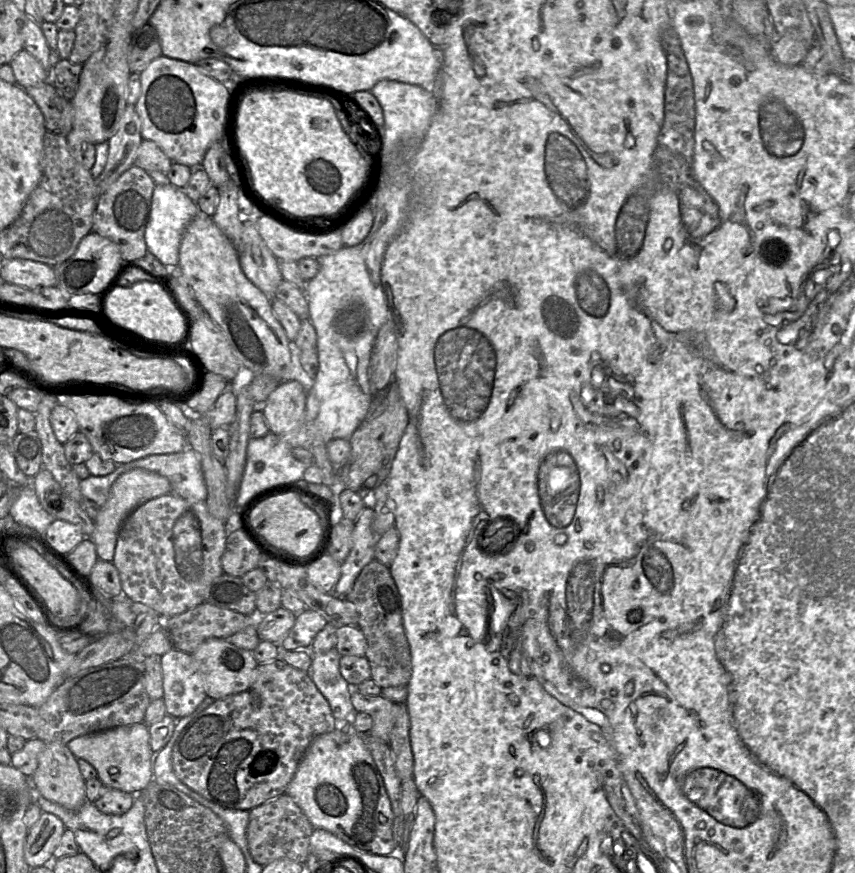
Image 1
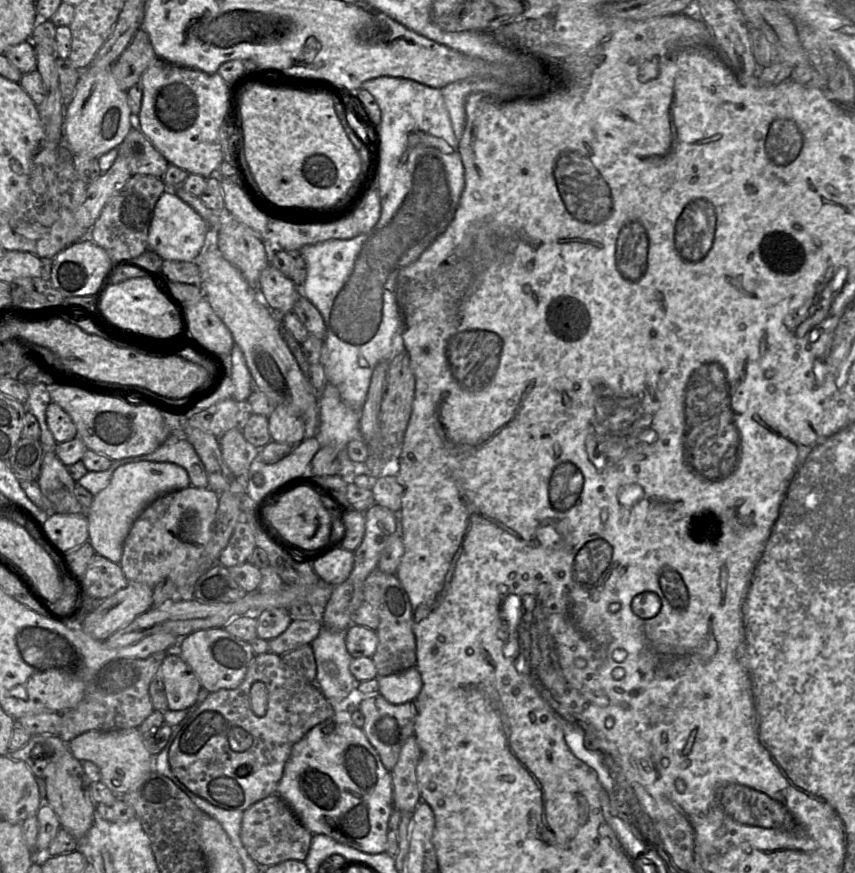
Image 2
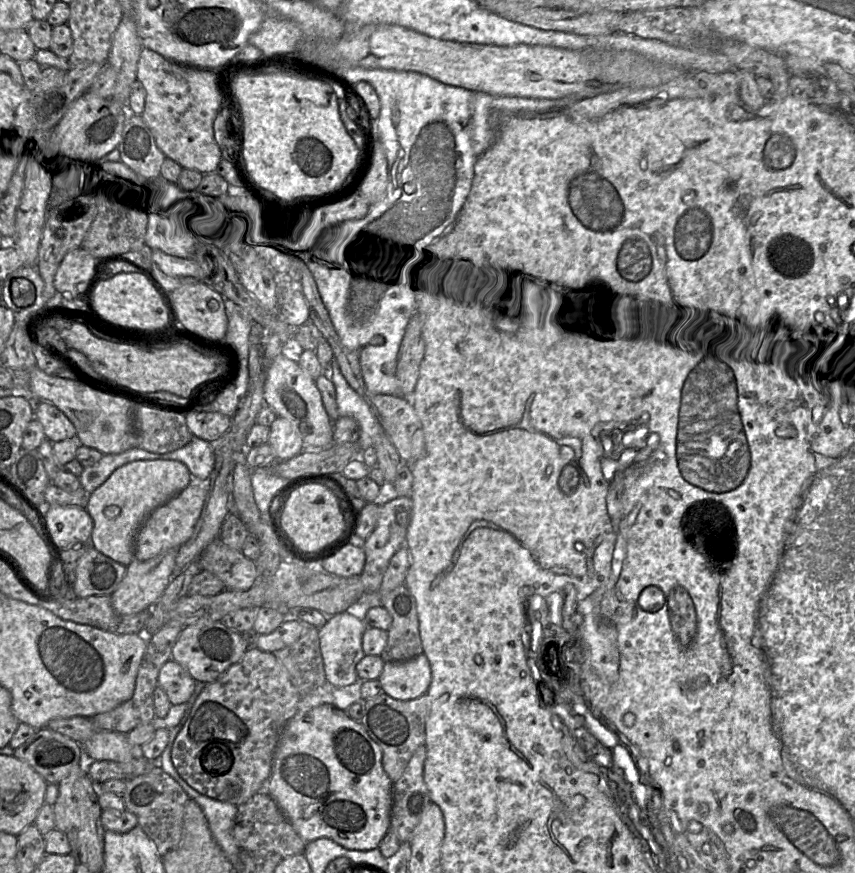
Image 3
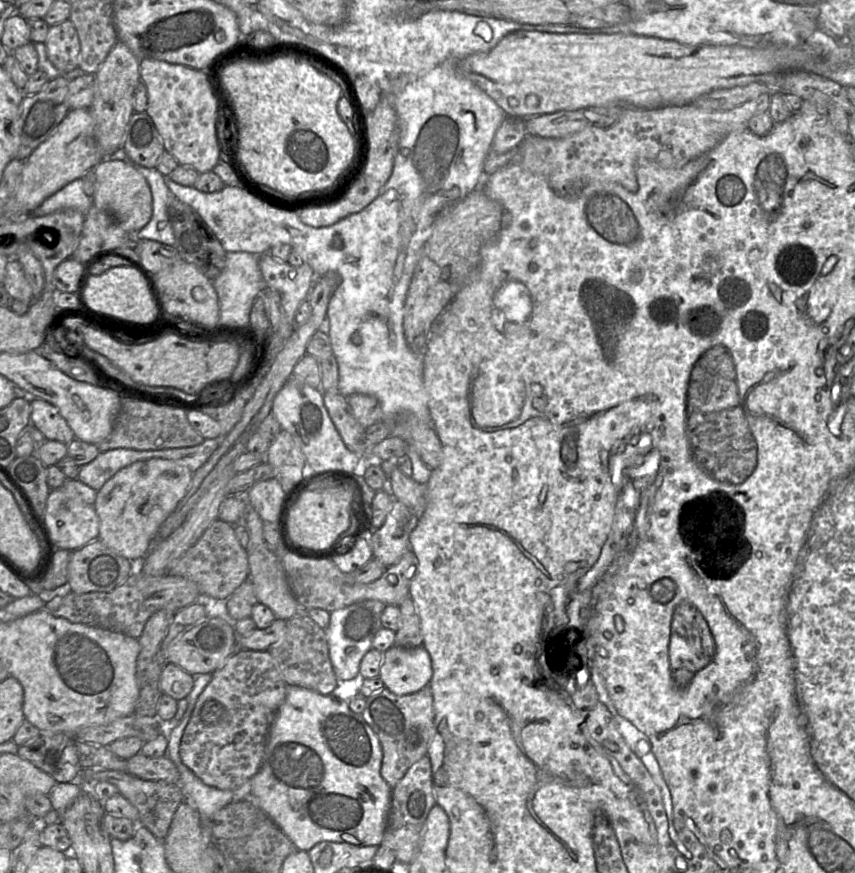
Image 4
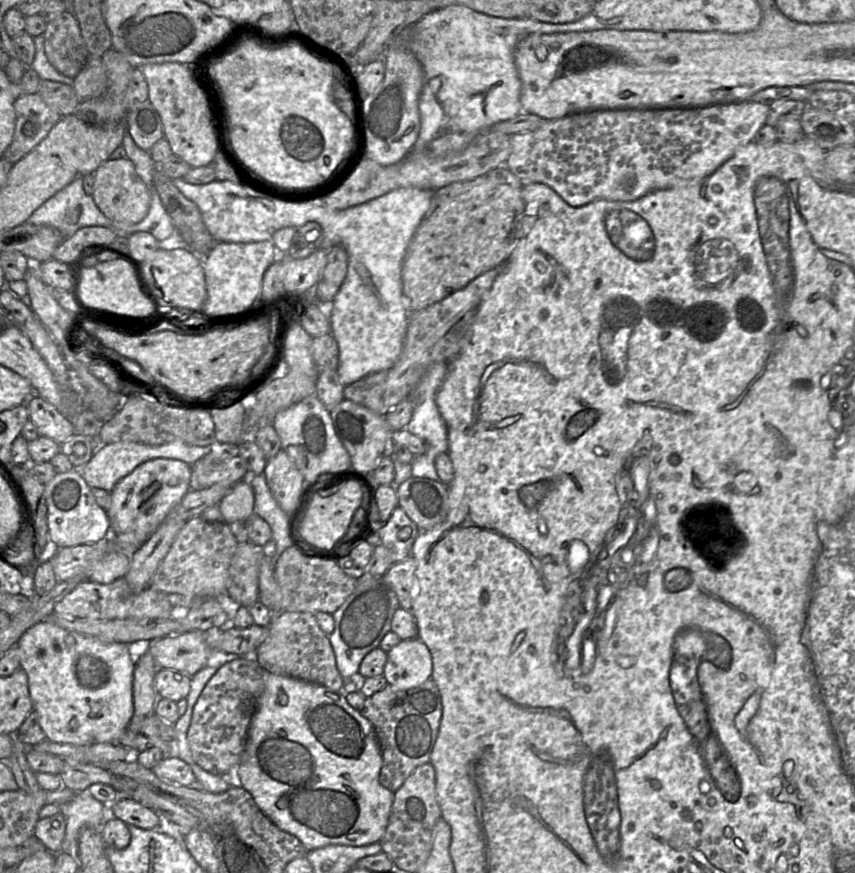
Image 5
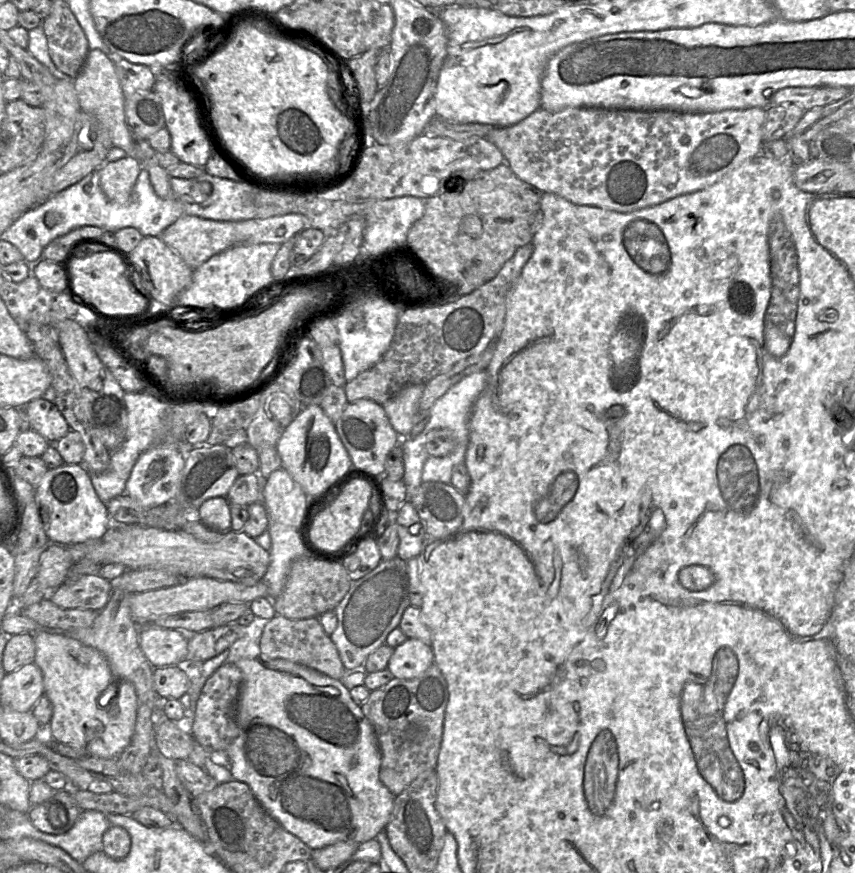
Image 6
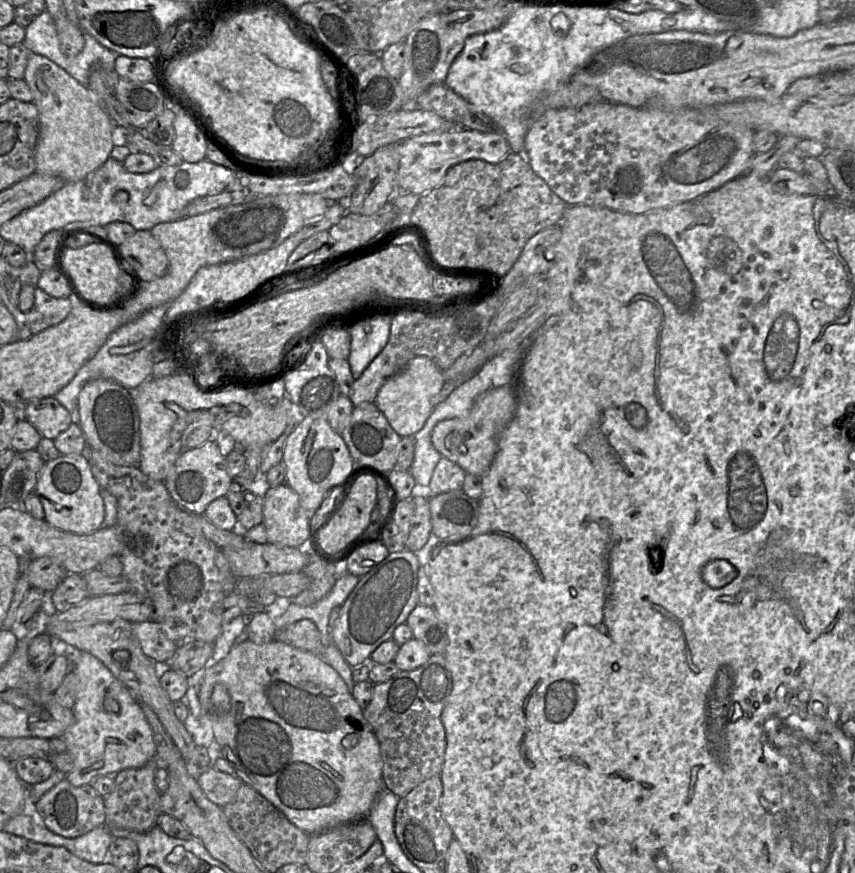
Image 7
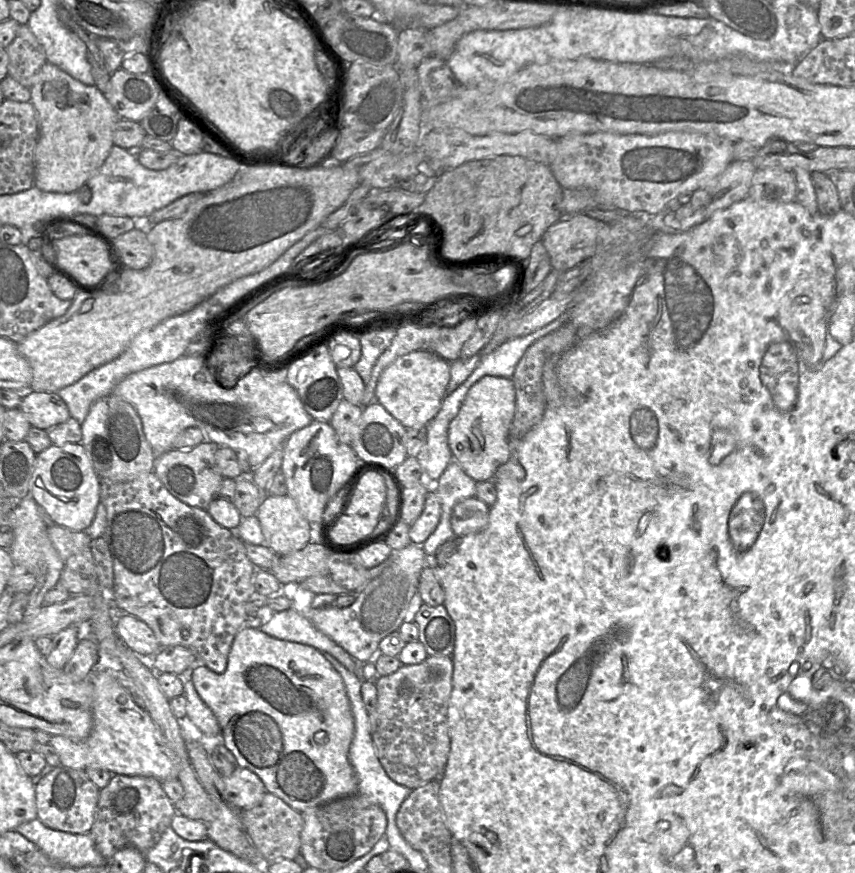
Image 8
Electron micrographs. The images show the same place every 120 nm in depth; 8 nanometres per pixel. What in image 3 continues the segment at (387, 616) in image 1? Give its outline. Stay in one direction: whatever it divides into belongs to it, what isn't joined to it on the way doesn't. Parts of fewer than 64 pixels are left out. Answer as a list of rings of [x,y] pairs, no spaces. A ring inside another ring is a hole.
[[[405,584],[379,598],[392,617],[381,658],[384,662],[406,661],[423,653],[416,601]]]

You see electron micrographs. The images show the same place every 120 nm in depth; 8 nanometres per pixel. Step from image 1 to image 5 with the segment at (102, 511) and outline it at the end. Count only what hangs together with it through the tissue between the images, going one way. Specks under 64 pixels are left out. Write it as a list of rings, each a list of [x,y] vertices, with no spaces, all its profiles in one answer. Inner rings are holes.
[[[154,458],[138,465],[130,474],[122,478],[110,492],[111,505],[107,515],[110,521],[110,534],[150,535],[157,529],[168,513],[190,490],[191,465],[177,459]]]

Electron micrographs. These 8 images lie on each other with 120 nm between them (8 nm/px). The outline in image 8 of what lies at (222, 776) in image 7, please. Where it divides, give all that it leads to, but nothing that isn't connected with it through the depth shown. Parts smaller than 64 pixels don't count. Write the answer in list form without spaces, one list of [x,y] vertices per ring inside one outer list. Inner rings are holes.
[[[236,767],[234,772],[223,778],[225,785],[225,800],[234,808],[247,810],[258,806],[268,792],[261,779],[248,769]]]

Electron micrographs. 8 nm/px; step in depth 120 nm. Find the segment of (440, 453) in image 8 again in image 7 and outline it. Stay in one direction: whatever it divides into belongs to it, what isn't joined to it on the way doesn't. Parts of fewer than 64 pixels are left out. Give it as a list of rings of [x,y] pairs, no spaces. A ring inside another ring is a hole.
[[[426,420],[424,426],[413,435],[415,439],[415,454],[409,471],[413,475],[419,490],[427,490],[433,471],[442,457],[431,441],[431,433],[437,420]]]

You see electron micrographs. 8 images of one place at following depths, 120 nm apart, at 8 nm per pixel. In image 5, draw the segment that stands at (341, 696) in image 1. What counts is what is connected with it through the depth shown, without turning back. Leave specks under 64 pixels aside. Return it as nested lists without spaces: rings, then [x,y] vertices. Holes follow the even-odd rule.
[[[365,572],[357,579],[354,591],[332,613],[334,629],[329,635],[329,641],[335,654],[337,669],[343,678],[343,687],[347,692],[357,692],[356,684],[349,677],[359,671],[364,656],[379,646],[381,639],[391,630],[393,615],[399,607],[396,593],[382,578]]]

